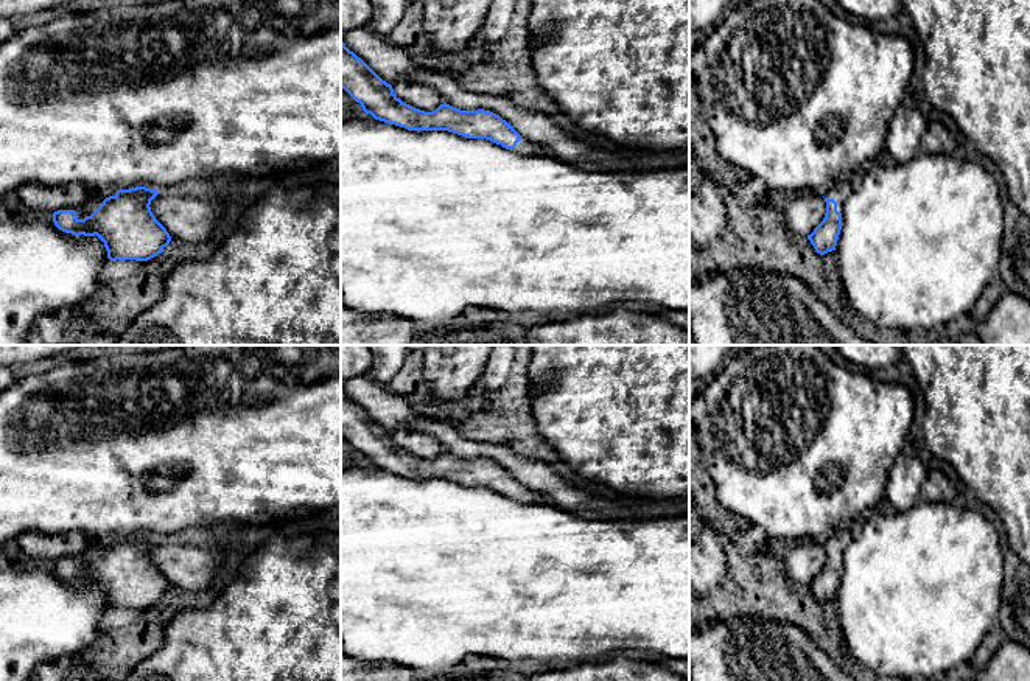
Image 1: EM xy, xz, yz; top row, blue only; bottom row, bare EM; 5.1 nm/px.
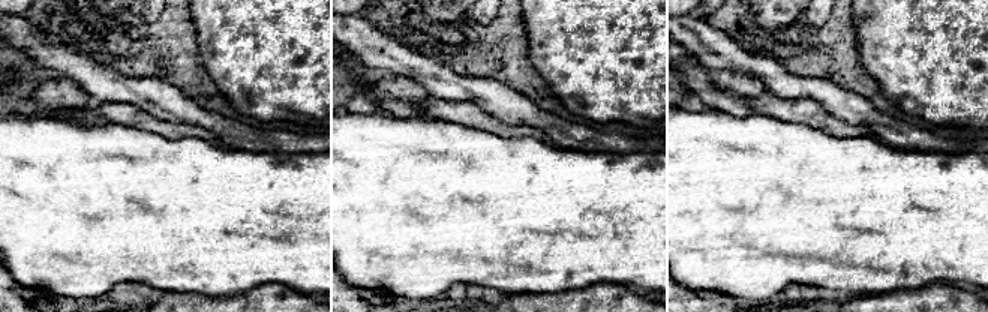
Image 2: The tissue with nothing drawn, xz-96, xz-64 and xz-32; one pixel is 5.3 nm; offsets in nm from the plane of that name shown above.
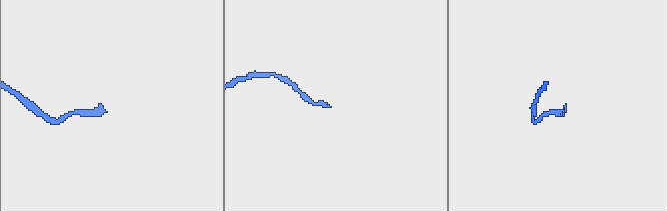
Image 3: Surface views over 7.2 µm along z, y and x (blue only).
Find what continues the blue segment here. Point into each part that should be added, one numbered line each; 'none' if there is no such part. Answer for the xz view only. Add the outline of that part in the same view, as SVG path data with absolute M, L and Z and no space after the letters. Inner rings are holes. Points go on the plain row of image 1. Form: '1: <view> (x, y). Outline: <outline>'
1: xz (523, 495). Outline: M521 485L512 499L523 502L523 504L532 504L532 502L537 502L541 496L543 493L531 491L529 488Z

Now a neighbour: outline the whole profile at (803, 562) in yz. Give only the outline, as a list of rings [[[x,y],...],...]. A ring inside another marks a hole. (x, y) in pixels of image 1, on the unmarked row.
[[[820,541],[787,544],[784,550],[784,566],[789,578],[795,583],[811,583],[823,569],[826,550]]]

